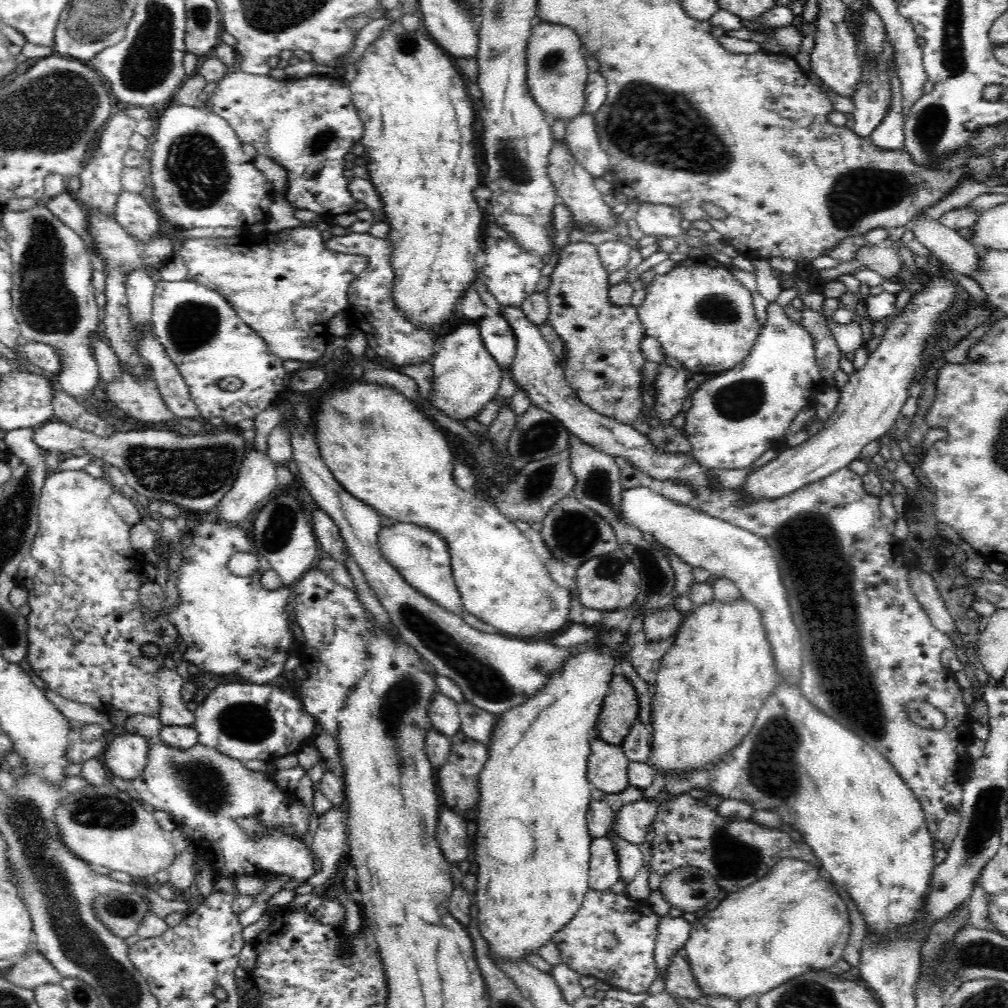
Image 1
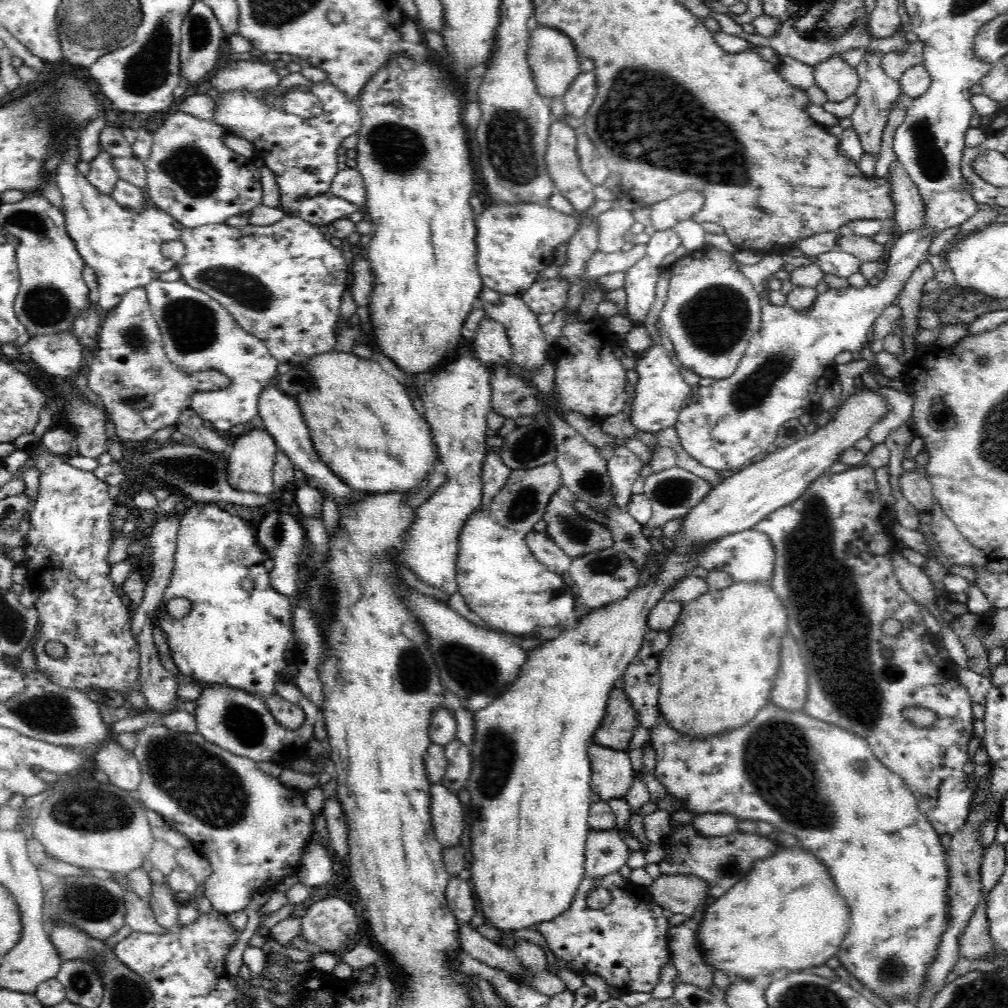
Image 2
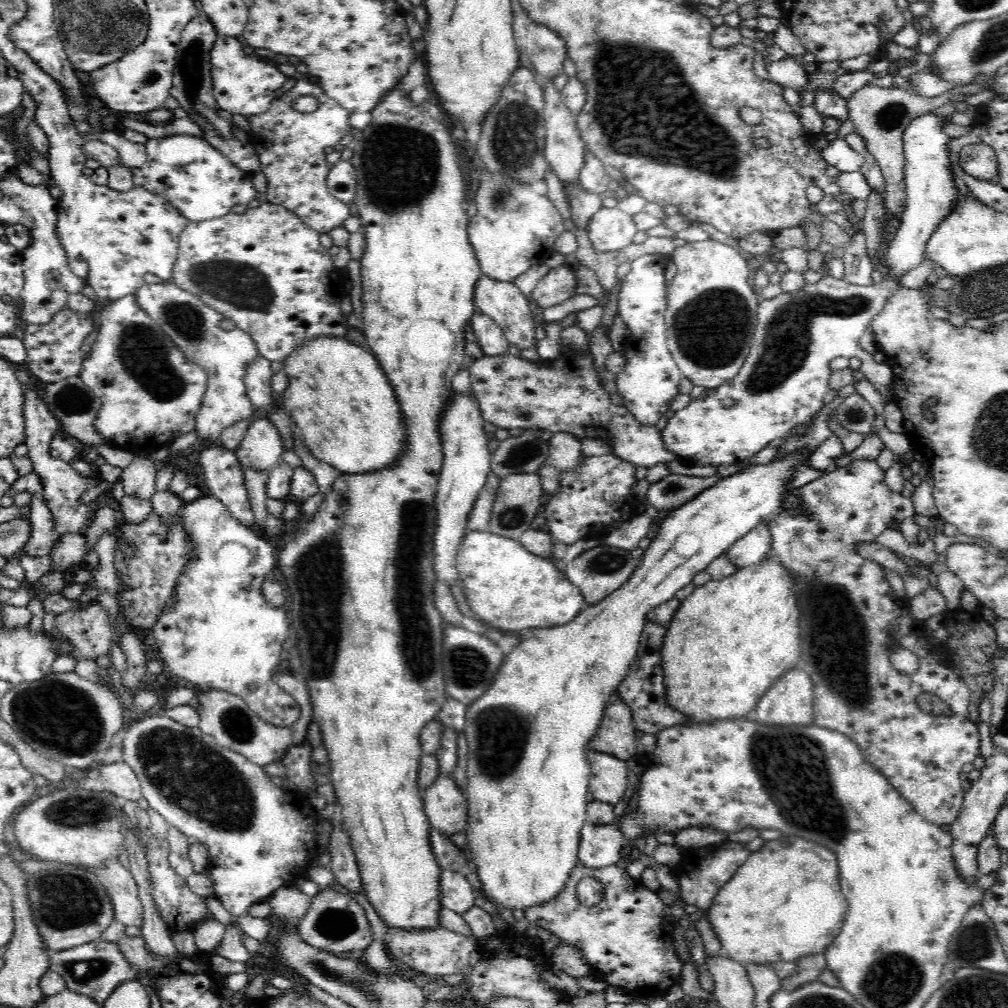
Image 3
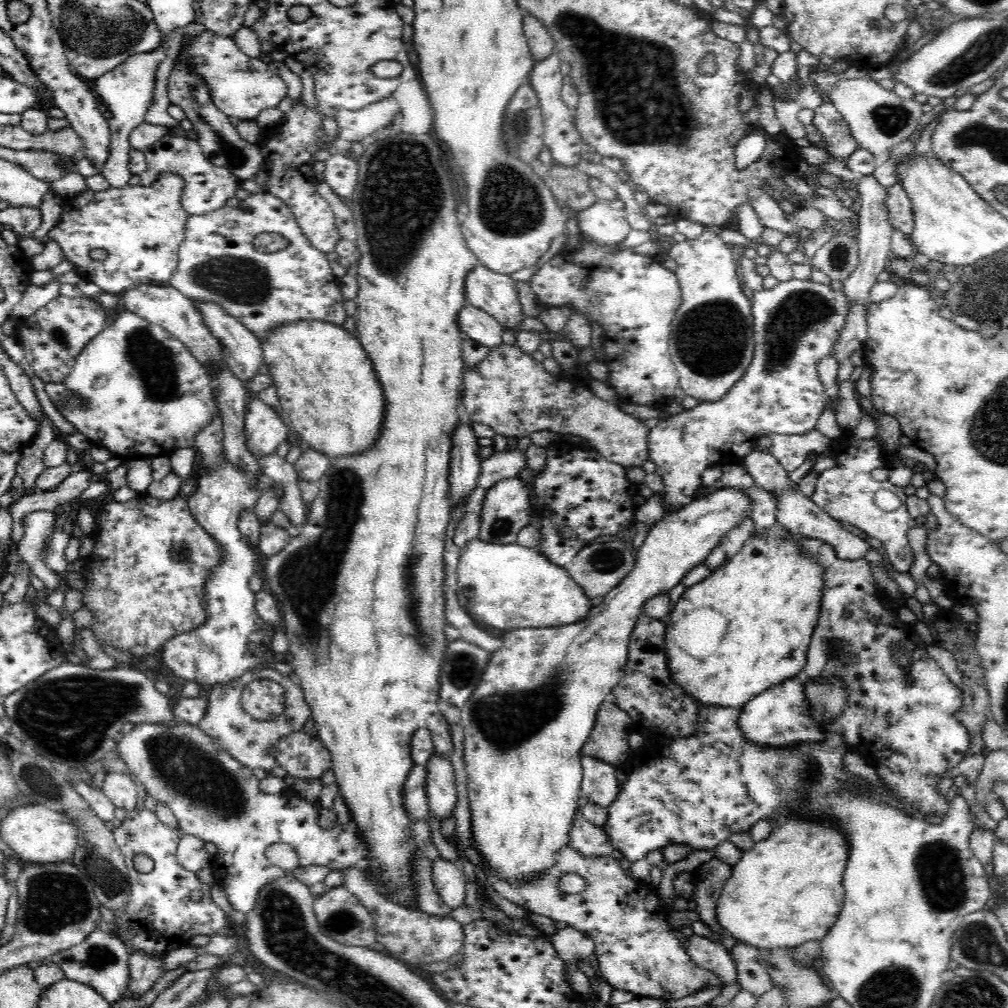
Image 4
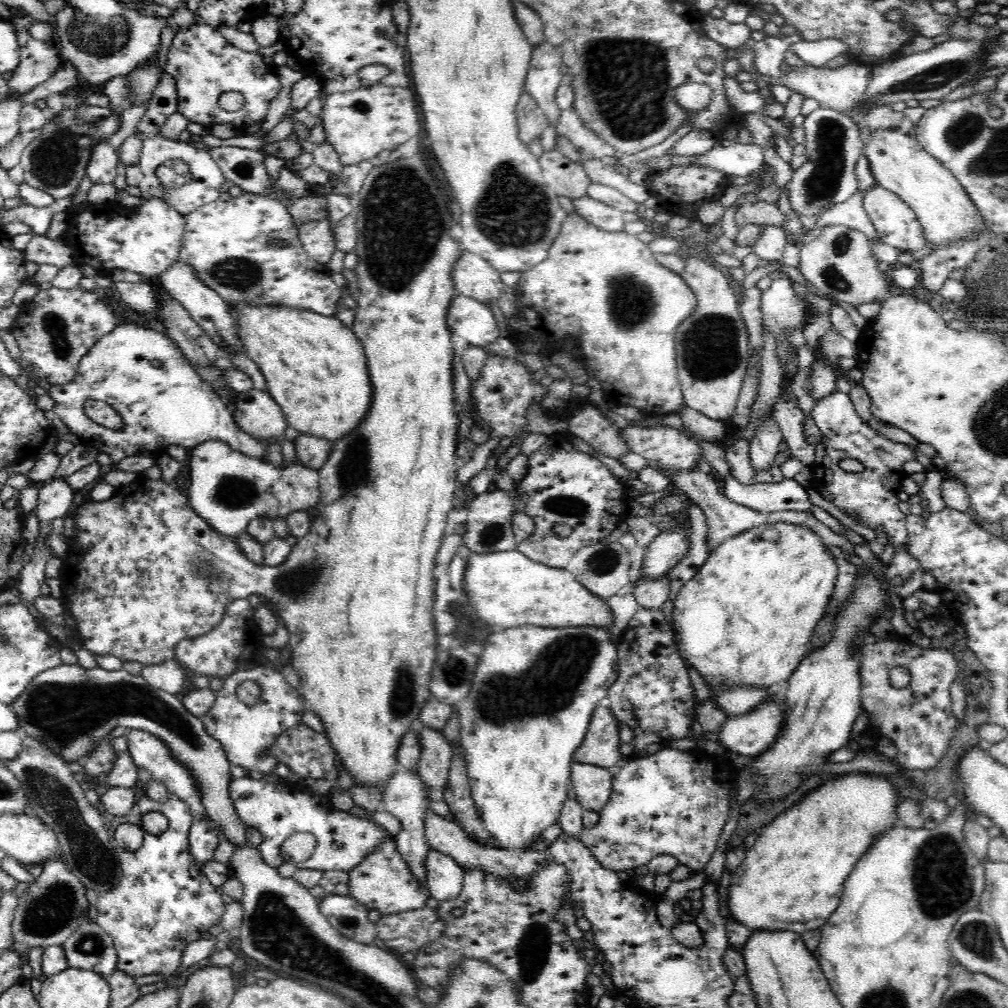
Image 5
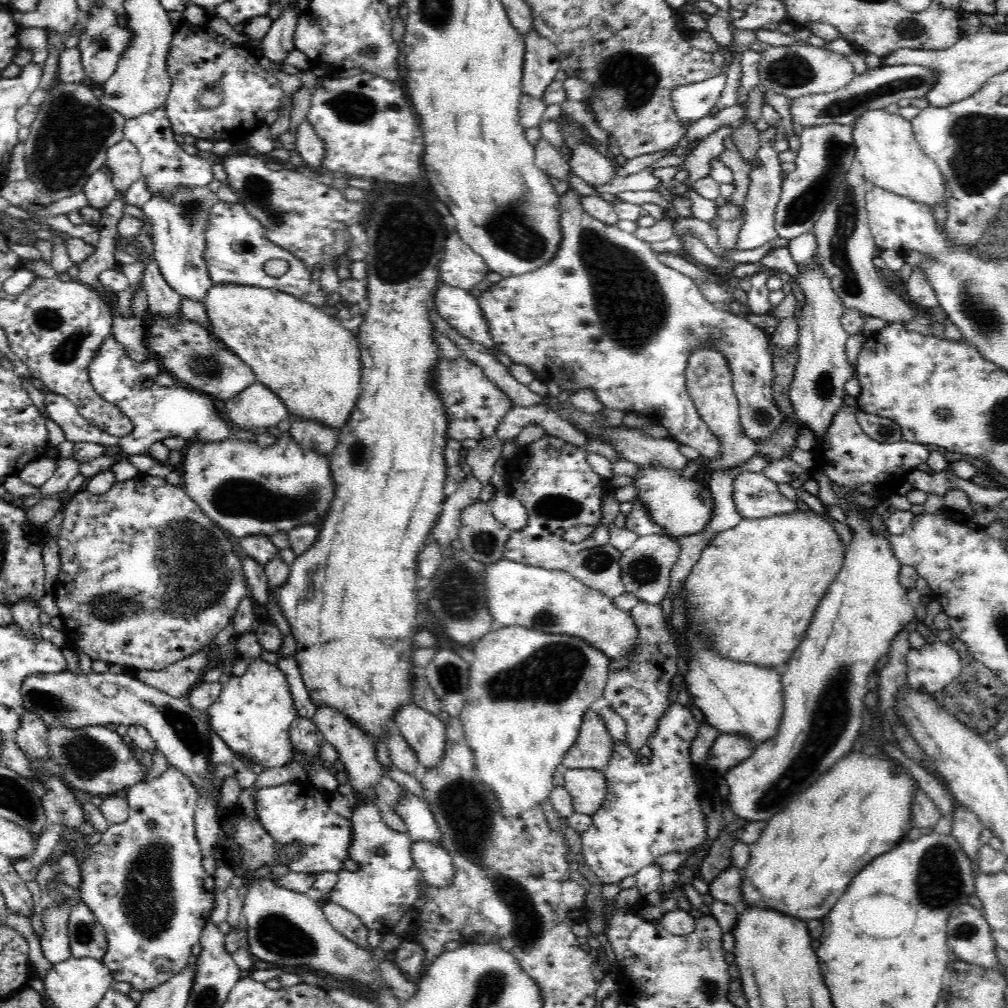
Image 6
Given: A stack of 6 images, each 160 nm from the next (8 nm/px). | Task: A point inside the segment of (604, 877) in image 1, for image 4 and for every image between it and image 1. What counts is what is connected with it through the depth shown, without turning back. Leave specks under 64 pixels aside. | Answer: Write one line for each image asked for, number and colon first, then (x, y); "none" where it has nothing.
2: (605, 852)
3: (600, 845)
4: (585, 837)

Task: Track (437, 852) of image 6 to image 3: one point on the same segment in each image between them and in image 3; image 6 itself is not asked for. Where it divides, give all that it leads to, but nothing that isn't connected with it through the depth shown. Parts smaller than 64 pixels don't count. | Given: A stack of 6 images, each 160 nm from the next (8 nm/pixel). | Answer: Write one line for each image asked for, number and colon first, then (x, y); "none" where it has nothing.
3: (456, 894)
4: (450, 882)
5: (444, 876)

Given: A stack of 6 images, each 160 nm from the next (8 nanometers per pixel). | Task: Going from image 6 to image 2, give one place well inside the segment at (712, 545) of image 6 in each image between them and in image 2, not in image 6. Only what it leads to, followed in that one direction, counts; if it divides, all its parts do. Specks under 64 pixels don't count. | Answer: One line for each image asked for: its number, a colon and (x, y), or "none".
2: (722, 661)
3: (729, 642)
4: (769, 594)
5: (747, 617)

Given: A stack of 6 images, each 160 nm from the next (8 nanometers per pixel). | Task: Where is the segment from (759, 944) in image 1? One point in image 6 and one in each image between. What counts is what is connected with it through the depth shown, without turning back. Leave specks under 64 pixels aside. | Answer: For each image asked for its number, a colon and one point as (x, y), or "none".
2: (757, 927)
3: (785, 903)
4: (760, 905)
5: (792, 878)
6: (806, 856)

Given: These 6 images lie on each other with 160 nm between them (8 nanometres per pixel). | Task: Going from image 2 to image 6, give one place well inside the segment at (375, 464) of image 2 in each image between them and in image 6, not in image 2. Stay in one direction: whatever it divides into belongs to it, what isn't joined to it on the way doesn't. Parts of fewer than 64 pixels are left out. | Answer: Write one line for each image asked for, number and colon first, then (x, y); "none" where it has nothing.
3: (339, 398)
4: (312, 362)
5: (315, 367)
6: (306, 357)

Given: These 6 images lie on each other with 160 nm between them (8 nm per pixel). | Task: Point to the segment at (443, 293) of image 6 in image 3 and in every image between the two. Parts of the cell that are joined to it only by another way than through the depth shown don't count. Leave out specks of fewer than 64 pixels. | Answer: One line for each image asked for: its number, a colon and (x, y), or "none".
3: (490, 336)
4: (476, 324)
5: (468, 318)

